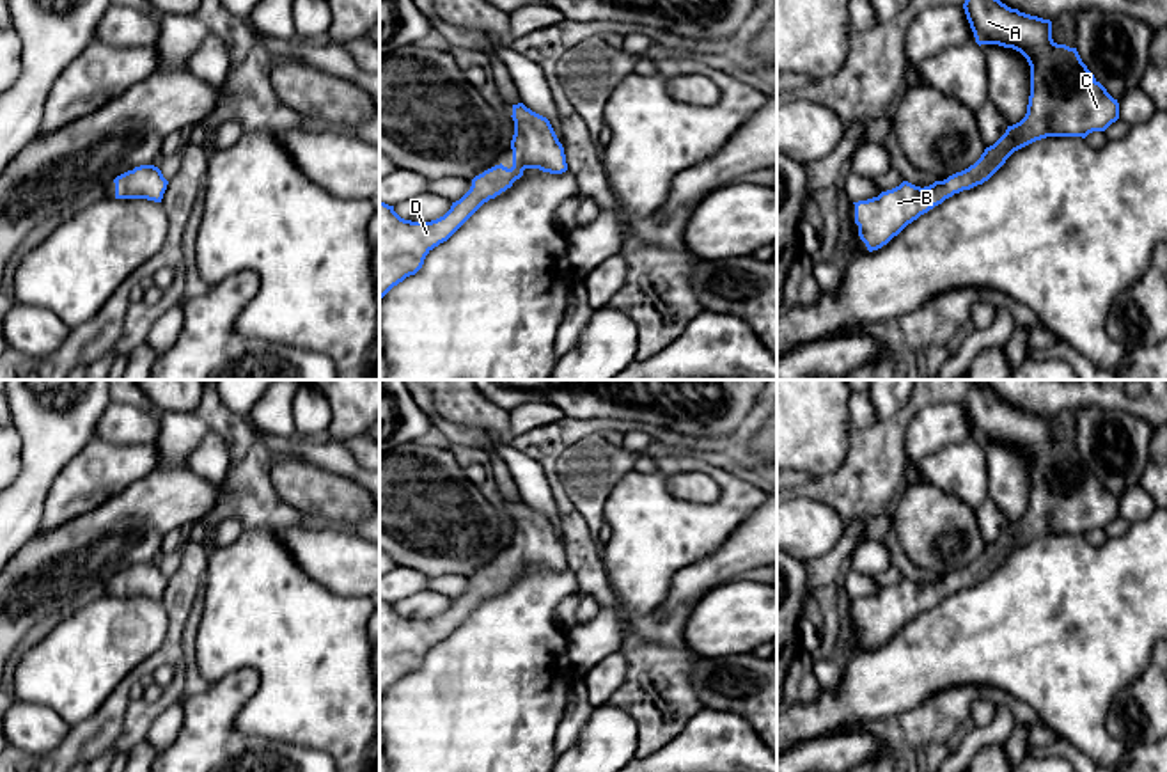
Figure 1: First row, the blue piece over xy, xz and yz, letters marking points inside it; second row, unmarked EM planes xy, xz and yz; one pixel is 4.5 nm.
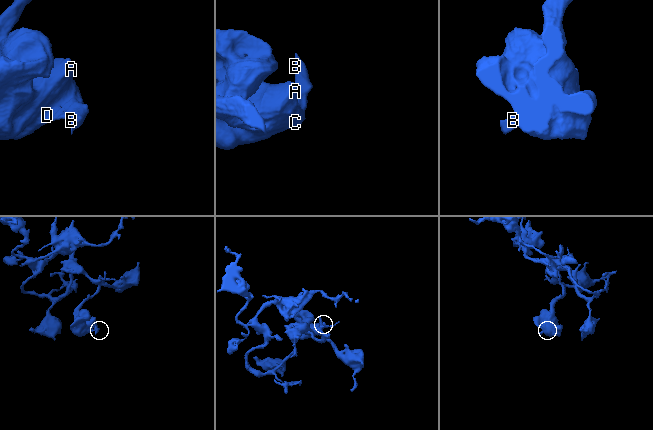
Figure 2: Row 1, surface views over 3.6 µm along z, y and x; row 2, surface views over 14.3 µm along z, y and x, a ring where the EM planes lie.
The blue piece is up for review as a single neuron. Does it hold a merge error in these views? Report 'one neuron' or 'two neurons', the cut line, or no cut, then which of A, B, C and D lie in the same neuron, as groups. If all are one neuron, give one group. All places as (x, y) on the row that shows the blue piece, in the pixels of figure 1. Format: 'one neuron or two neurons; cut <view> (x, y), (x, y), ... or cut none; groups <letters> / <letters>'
one neuron; cut none; groups A B C D

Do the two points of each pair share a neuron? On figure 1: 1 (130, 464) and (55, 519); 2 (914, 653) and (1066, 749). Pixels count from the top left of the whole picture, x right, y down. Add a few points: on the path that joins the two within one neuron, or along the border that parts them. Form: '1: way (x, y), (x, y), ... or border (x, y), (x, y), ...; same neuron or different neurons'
1: way (112, 467), (105, 469), (73, 501); same neuron
2: border (1061, 737), (1086, 753); different neurons

